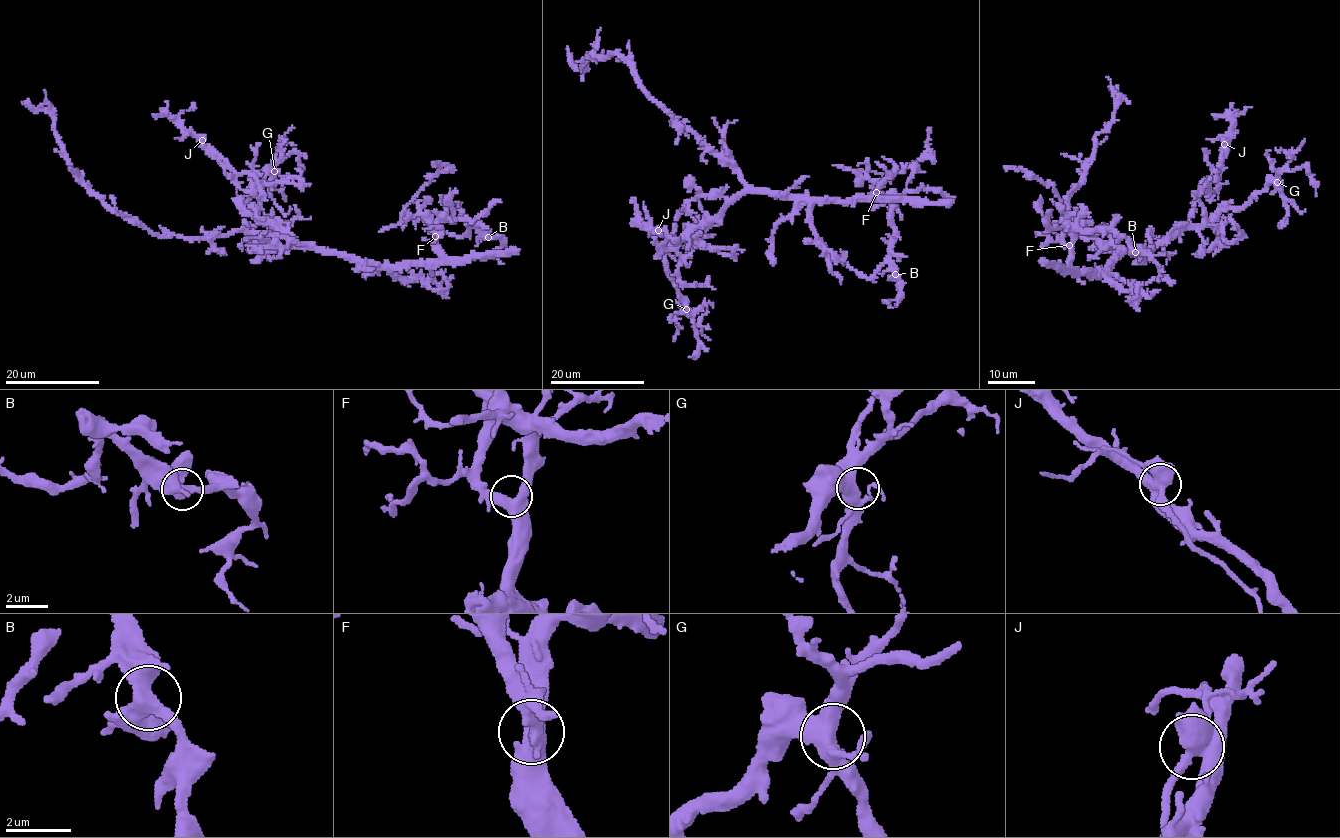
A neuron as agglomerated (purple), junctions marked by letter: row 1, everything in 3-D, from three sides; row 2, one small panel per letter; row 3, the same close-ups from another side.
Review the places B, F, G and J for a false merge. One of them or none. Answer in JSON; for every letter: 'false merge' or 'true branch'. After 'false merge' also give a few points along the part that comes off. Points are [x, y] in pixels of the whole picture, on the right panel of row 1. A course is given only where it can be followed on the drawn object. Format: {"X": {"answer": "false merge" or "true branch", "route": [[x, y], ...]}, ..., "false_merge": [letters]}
{"B": {"answer": "true branch"}, "F": {"answer": "true branch"}, "G": {"answer": "true branch"}, "J": {"answer": "false merge", "route": [[1225, 143], [1220, 156], [1220, 175], [1212, 195], [1207, 187], [1194, 192]]}, "false_merge": ["J"]}

